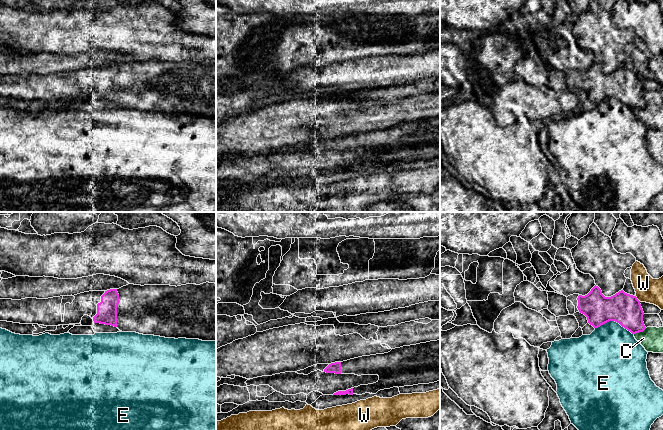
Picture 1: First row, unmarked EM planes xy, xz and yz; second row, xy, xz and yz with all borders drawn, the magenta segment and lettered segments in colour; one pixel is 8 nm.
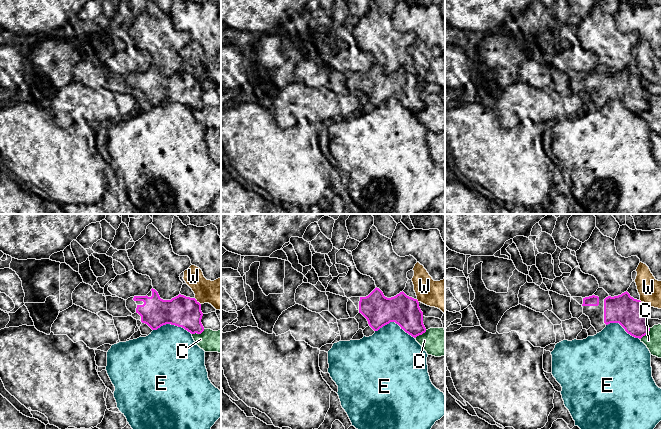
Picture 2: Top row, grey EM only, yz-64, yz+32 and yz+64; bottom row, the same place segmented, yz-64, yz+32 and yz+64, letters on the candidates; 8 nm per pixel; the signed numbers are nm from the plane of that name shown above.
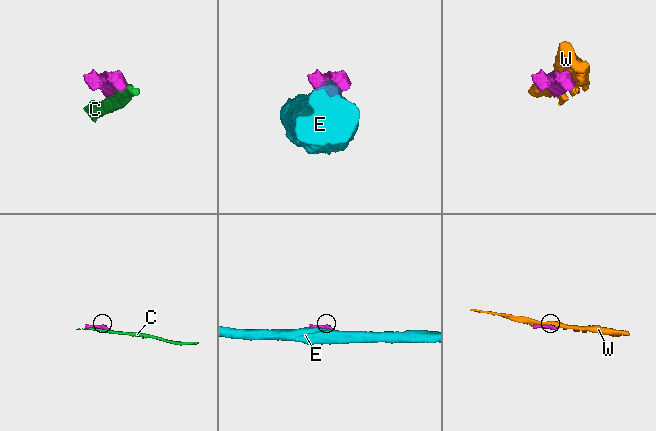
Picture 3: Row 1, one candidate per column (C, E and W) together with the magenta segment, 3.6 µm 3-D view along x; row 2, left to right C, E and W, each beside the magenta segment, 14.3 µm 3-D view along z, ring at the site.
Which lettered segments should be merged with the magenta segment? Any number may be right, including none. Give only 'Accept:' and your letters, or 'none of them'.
Accept: none of them

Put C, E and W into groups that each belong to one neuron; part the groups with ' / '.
C / E / W

